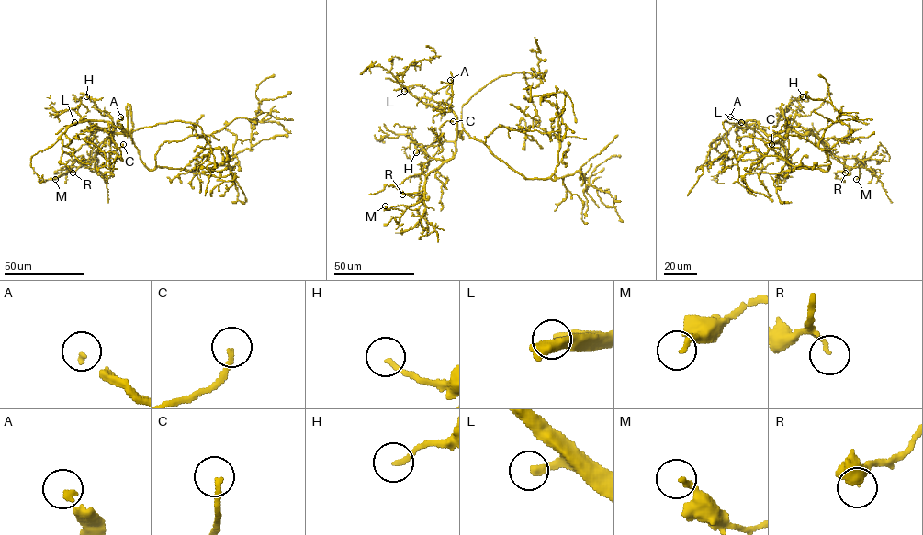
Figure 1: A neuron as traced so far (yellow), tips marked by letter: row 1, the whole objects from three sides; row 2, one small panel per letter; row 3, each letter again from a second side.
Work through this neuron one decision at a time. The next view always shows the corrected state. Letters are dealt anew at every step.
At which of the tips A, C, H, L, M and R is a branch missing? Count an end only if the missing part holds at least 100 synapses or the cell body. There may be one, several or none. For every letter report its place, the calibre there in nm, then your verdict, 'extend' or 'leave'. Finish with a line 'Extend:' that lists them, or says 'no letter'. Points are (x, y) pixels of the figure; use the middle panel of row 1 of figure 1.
A: at (450, 80); 140 nm thick; extend
C: at (453, 121); 200 nm thick; leave
H: at (416, 152); 170 nm thick; leave
L: at (404, 91); 260 nm thick; leave
M: at (385, 206); 200 nm thick; leave
R: at (402, 195); 110 nm thick; leave
Extend: A

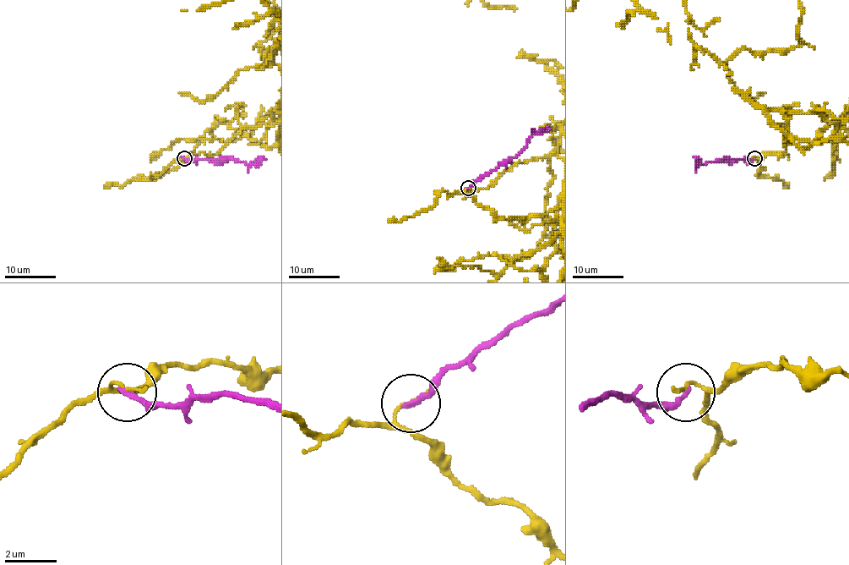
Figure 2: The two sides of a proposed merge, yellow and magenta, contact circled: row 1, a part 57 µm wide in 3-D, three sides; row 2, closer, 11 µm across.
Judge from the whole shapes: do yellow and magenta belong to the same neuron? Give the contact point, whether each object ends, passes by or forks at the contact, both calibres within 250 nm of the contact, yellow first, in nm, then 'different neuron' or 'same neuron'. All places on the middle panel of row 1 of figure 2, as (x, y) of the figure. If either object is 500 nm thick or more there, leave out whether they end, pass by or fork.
at (468, 188); yellow ends there; magenta ends there; 130 nm thick on the yellow side, 200 nm on the other; different neuron

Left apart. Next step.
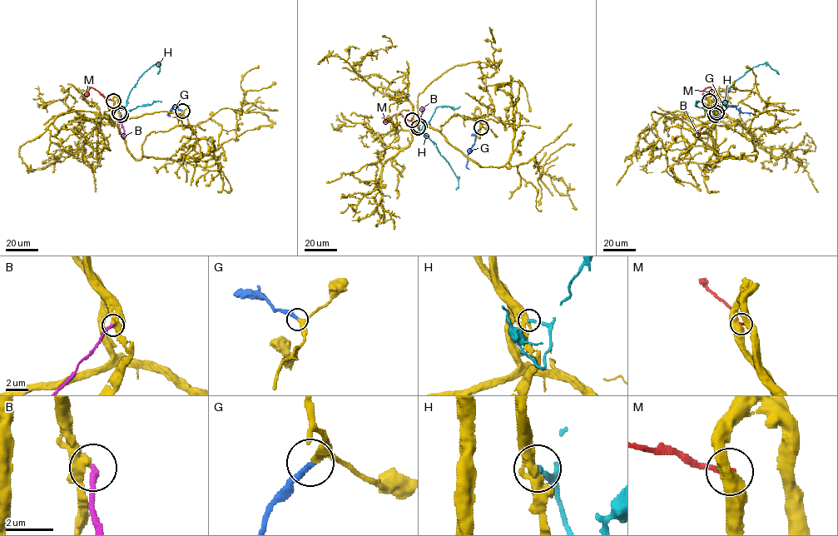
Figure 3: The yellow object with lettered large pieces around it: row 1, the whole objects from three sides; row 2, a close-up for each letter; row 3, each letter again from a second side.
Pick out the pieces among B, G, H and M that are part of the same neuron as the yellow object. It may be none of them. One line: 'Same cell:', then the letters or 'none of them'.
Same cell: G

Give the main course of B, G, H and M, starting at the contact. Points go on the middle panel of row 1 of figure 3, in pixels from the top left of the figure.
B: (419, 126), (423, 110)
G: (481, 127), (468, 155), (466, 166), (469, 169)
H: (418, 127), (436, 144), (438, 151), (458, 178), (456, 190)
M: (412, 120), (396, 114), (386, 122), (381, 117)

